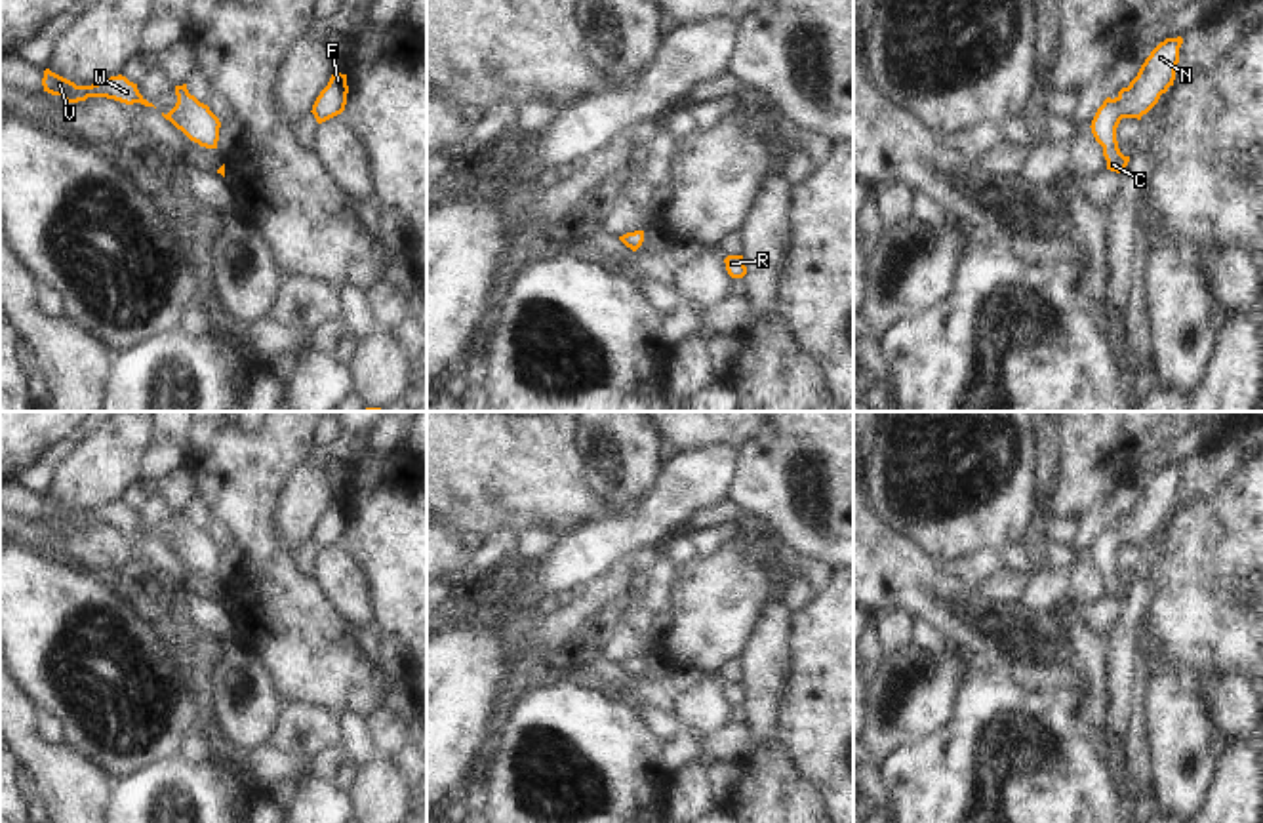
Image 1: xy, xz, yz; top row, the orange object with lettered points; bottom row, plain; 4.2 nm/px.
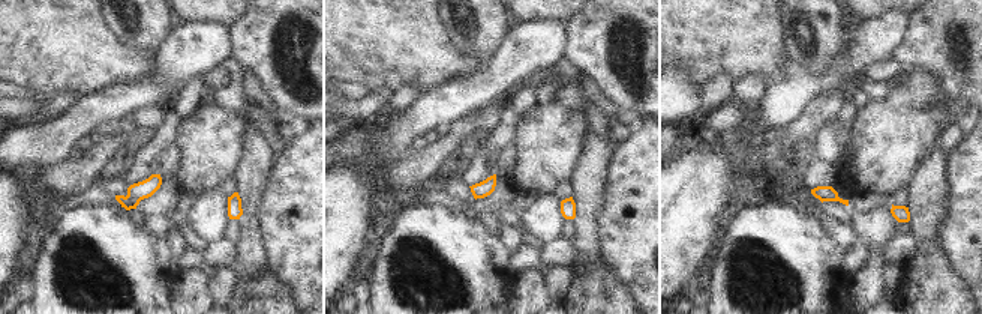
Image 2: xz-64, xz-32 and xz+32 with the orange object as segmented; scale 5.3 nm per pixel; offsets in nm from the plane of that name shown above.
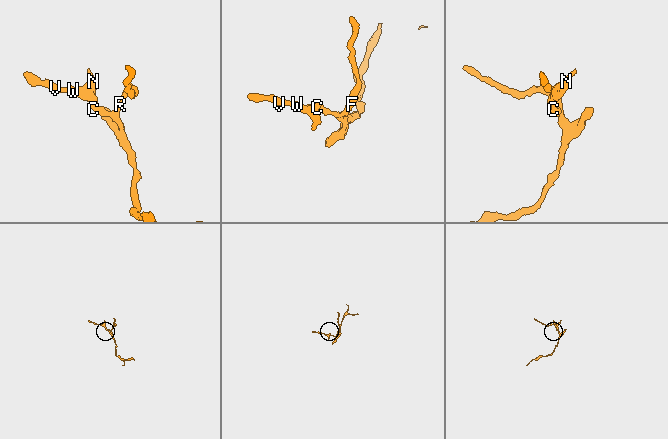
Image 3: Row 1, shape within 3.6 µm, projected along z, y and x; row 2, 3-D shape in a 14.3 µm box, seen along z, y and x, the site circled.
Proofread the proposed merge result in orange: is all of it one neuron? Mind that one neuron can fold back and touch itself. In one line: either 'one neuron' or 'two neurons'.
one neuron

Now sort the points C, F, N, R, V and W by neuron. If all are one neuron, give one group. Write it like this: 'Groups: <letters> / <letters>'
Groups: C F N R V W.

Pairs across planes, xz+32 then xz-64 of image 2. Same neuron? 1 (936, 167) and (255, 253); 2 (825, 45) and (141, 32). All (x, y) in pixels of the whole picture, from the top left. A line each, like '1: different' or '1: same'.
1: same
2: same

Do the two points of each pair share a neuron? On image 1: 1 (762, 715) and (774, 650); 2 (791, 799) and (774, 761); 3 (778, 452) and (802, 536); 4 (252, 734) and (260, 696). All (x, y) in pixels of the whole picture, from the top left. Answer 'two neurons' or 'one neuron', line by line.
1: one neuron
2: one neuron
3: one neuron
4: one neuron

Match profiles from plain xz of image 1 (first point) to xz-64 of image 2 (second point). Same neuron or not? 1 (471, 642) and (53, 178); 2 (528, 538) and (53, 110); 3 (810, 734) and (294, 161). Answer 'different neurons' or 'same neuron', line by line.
1: different neurons
2: same neuron
3: same neuron

